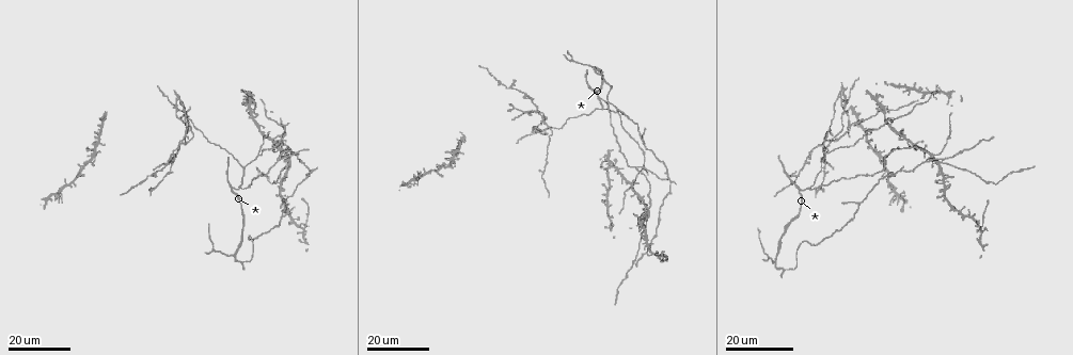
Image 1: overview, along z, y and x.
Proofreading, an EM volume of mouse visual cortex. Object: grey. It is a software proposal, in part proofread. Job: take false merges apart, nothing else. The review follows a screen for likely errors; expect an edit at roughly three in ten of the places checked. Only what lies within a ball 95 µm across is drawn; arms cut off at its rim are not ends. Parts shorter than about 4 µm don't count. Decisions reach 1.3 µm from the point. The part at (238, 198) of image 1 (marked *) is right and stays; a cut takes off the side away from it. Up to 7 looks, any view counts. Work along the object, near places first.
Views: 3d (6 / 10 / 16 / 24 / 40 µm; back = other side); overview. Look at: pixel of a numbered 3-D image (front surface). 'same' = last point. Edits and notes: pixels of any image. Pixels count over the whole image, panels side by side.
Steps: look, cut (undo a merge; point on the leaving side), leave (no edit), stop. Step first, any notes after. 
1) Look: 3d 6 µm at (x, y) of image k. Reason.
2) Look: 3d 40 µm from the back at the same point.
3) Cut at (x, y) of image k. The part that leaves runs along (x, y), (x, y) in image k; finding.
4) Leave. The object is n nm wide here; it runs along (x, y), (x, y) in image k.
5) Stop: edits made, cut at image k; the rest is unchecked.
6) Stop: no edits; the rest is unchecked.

Look: 3d 24 µm at (635, 166) of image 1. A fork.

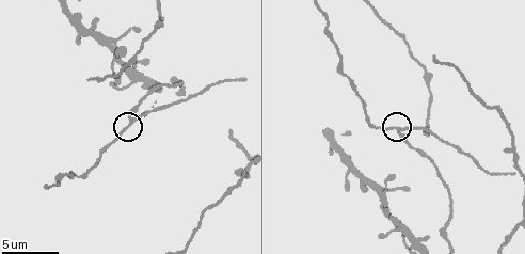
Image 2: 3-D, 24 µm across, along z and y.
Look: 3d 6 µm at (131, 117) of image 2.

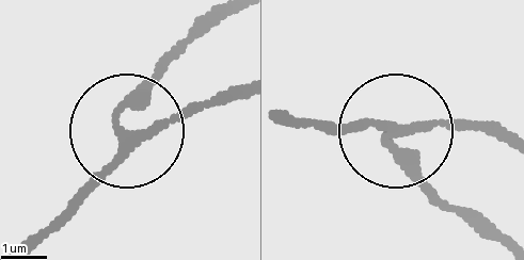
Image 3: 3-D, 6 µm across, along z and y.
Leave. The object is 190 nm wide here; all the same neuron.

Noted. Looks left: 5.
Look: 3d 24 µm at (940, 162) of image 1. Looks like a crossing.

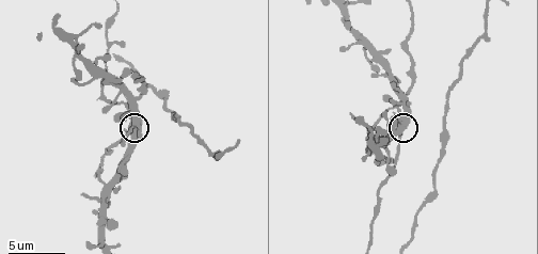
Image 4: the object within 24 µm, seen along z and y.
Look: 3d 6 µm at (134, 134) of image 4. Zoom in.

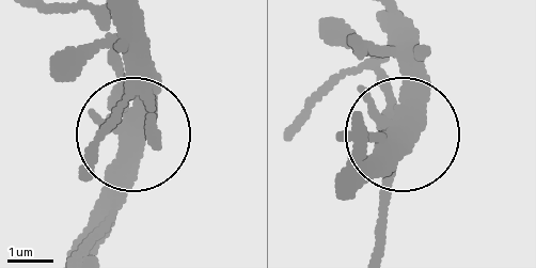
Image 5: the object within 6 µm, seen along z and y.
Look: 3d 6 µm from the back at (126, 125) of image 5. Other side.

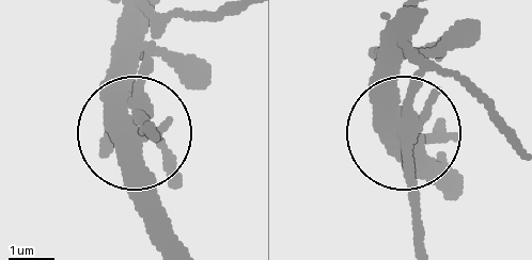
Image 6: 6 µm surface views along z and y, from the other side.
Leave. 4 arms meet here; it runs along (115, 16), (119, 108), (134, 127), (150, 119) in image 6; all the same neuron.

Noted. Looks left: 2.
Look: 3d 6 µm at (107, 42) of image 4.

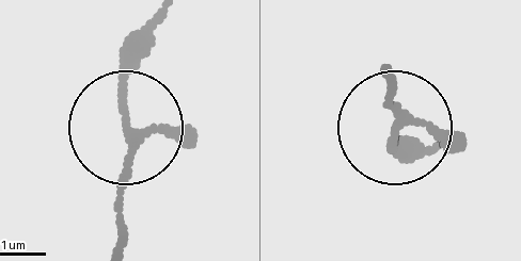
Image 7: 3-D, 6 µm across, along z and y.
Leave. It runs along (123, 235), (130, 33) in image 7; one neuron here.

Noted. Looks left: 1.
Stop: no edits; the rest is unchecked.

